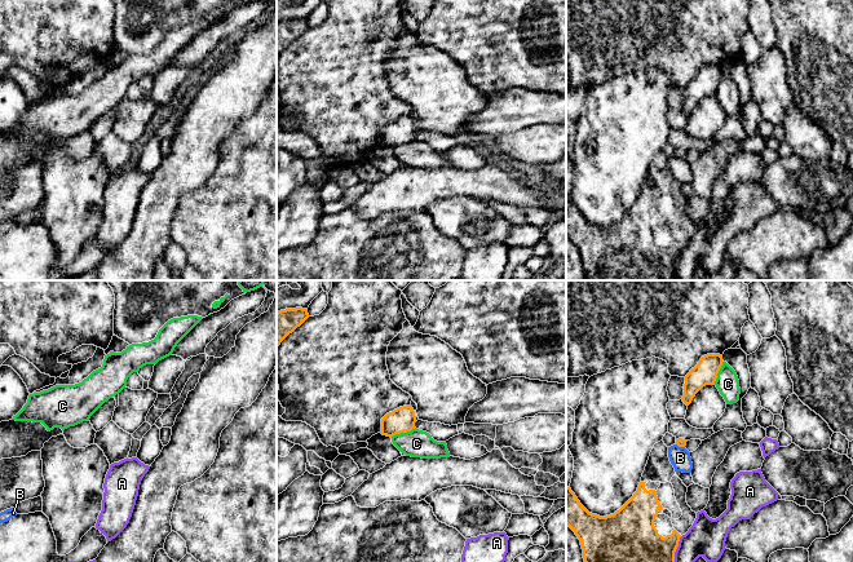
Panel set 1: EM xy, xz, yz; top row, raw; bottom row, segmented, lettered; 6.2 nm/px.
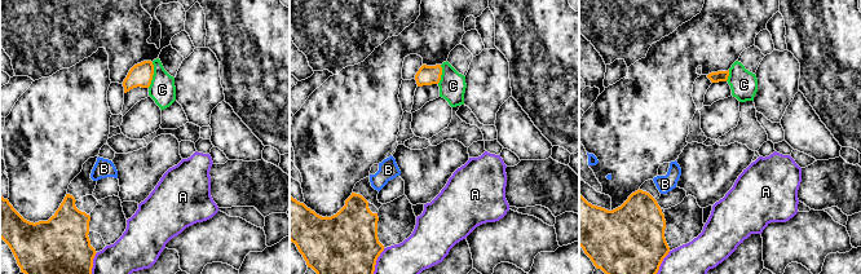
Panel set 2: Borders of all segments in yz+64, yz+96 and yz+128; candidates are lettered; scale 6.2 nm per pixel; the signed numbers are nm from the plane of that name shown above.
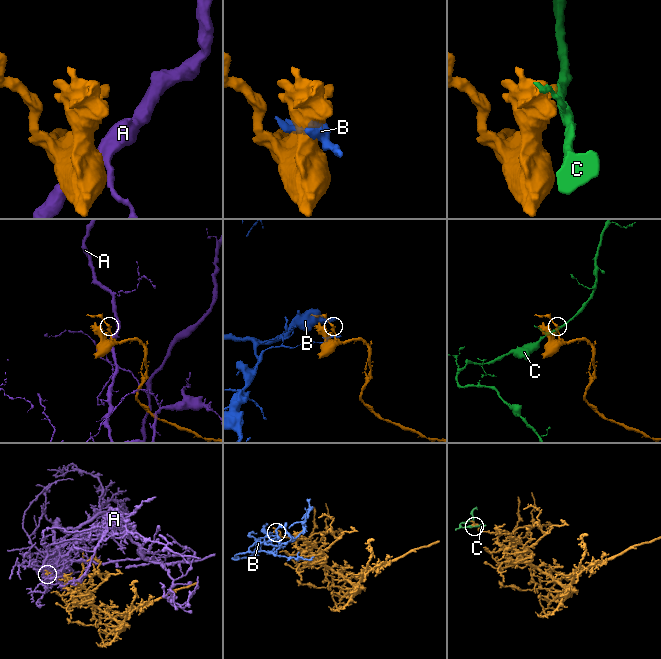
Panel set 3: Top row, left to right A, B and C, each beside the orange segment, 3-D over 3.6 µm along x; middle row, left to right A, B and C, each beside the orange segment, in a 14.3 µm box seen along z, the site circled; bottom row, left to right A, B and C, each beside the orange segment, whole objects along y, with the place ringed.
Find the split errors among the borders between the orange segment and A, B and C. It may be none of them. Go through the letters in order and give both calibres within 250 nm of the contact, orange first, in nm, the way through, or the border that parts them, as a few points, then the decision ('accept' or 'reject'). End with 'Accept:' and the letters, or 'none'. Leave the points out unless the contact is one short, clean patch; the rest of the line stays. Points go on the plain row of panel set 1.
A: 480 nm thick on the orange side, 240 nm on the other; reject
B: 60 nm thick on the orange side, 130 nm on the other; reject
C: 160 nm thick on the orange side, 180 nm on the other; border along xz (415, 138), (390, 147); reject
Accept: none

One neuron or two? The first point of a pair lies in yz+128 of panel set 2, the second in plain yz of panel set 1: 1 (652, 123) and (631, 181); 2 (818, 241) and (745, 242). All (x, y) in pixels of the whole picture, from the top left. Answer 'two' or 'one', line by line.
1: one
2: one

